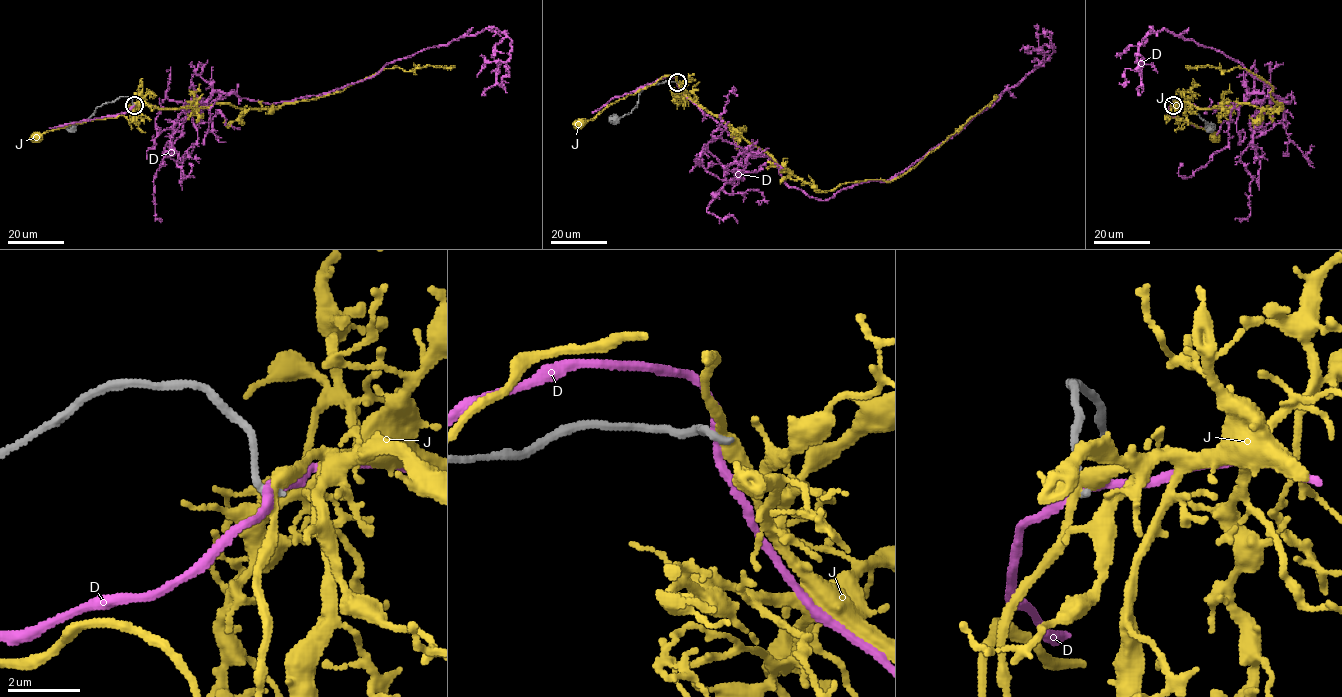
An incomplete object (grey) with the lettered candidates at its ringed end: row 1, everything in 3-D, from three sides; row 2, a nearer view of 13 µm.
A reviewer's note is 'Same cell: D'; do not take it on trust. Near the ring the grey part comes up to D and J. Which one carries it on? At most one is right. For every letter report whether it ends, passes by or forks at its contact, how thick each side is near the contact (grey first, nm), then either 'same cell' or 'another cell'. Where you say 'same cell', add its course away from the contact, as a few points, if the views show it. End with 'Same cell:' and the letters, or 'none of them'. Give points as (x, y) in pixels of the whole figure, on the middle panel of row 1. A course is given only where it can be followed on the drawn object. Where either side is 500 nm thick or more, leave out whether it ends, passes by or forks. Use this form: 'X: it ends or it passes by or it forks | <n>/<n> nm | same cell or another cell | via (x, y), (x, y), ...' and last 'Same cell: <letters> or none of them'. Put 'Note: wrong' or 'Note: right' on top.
Note: wrong
D: it passes by | 240/240 nm | another cell
J: it passes by | 220/360 nm | another cell
Same cell: none of them

